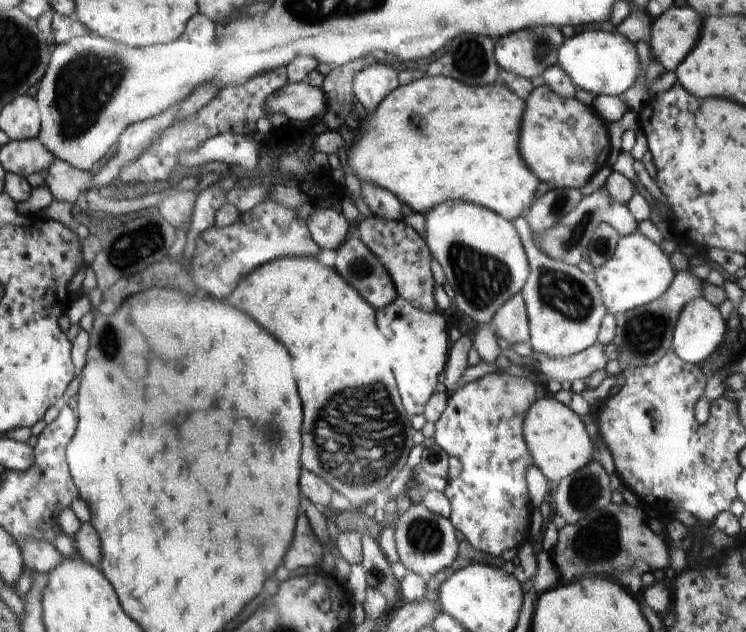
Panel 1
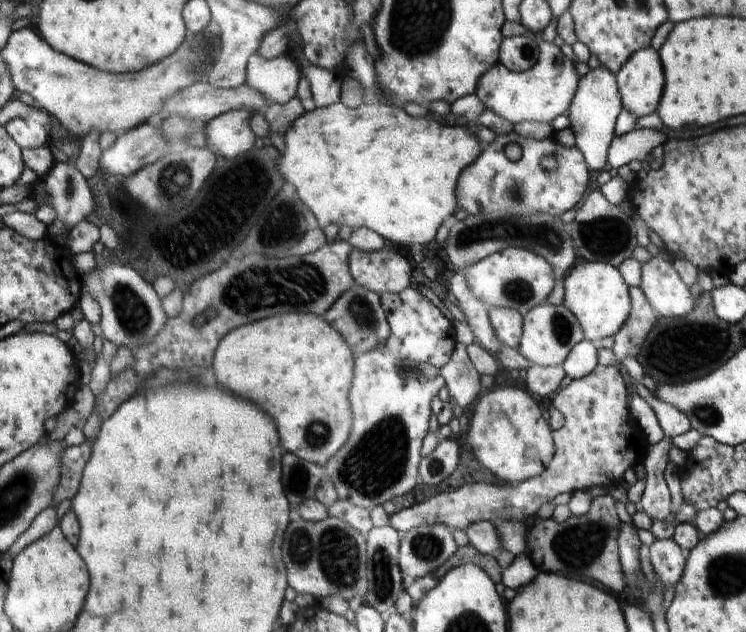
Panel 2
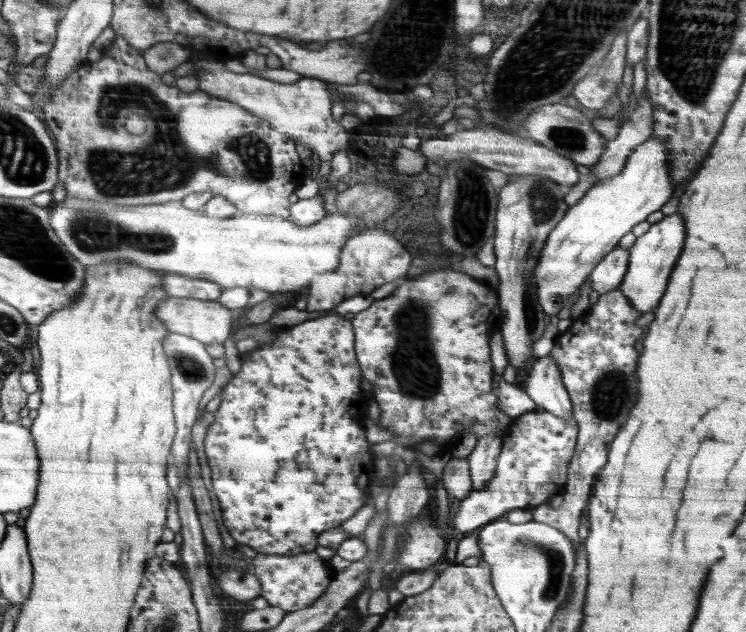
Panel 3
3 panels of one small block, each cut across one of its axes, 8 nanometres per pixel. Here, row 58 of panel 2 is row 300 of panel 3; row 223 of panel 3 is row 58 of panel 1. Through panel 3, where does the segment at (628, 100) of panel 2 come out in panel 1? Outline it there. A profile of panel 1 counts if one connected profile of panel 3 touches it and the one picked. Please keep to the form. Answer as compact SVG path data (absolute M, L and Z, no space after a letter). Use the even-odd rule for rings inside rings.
M674 4L666 13L662 13L653 20L649 41L650 54L662 66L663 72L675 72L690 56L691 50L697 45L696 40L700 36L700 26L702 26L700 14L688 5L680 8Z

